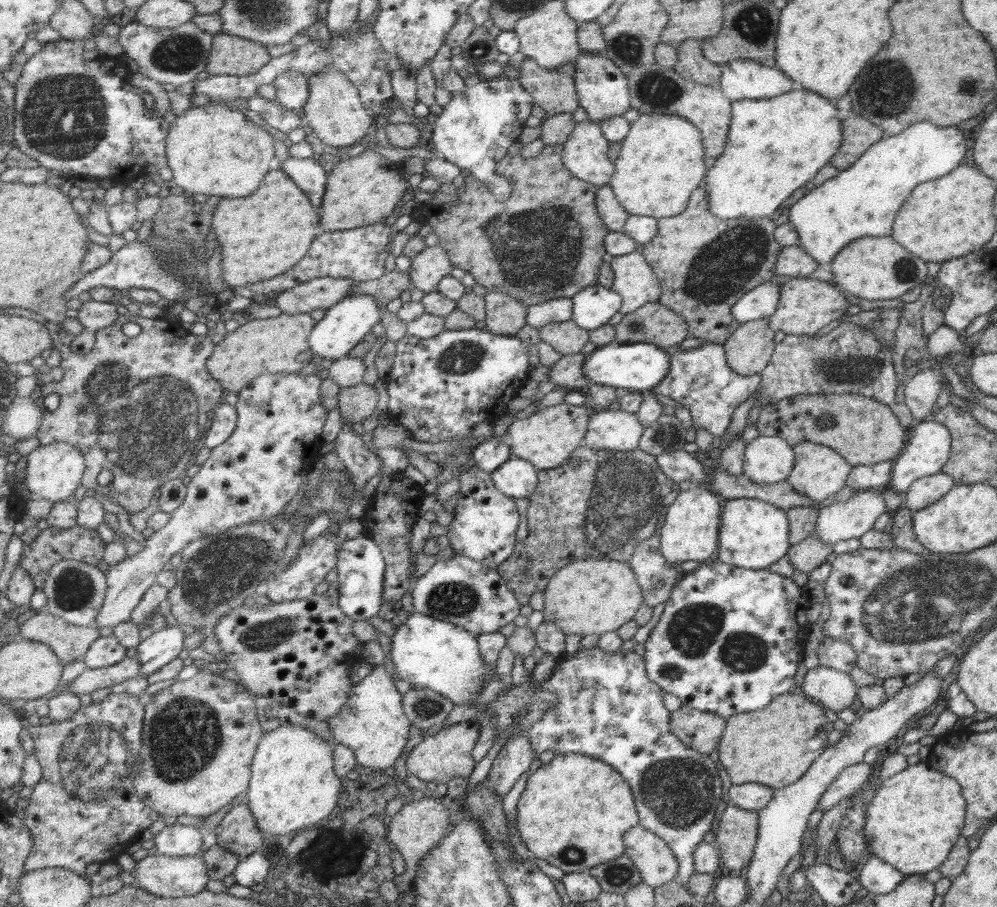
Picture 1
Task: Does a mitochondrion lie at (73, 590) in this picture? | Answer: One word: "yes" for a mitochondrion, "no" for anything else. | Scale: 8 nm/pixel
yes

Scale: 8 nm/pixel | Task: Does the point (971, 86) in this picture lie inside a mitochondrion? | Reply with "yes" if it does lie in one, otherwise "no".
yes

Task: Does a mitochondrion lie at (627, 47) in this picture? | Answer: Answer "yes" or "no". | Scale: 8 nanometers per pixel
yes

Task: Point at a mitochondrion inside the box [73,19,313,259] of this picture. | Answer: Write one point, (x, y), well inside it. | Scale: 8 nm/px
(179, 53)

